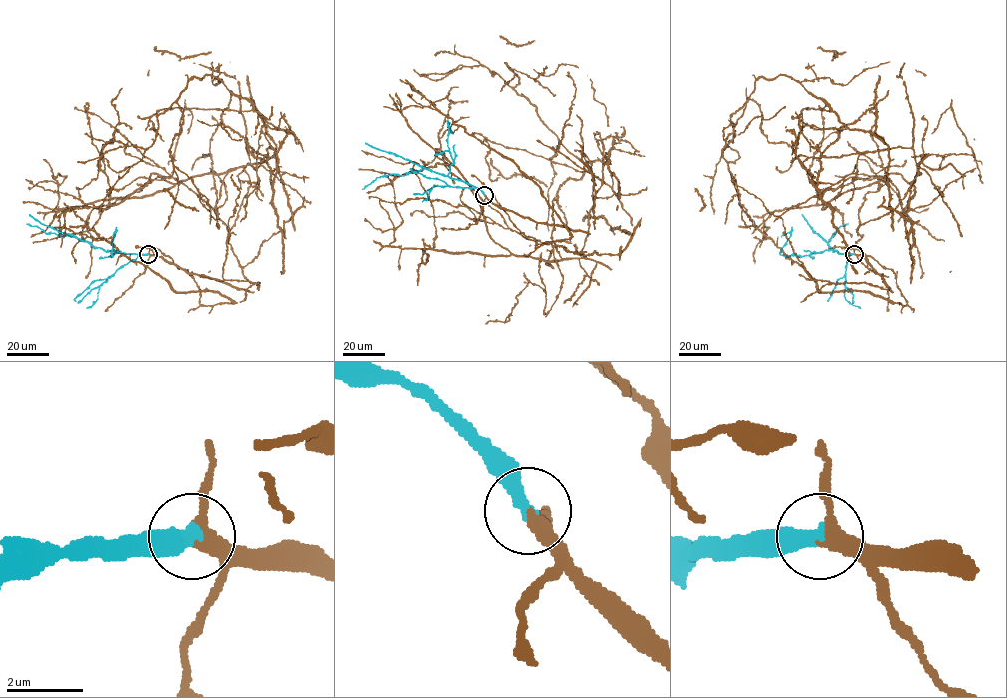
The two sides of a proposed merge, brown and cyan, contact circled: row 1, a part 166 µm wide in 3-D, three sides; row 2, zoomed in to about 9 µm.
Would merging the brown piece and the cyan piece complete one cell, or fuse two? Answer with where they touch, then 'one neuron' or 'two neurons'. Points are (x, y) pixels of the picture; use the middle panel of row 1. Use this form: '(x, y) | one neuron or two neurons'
(484, 195) | one neuron

